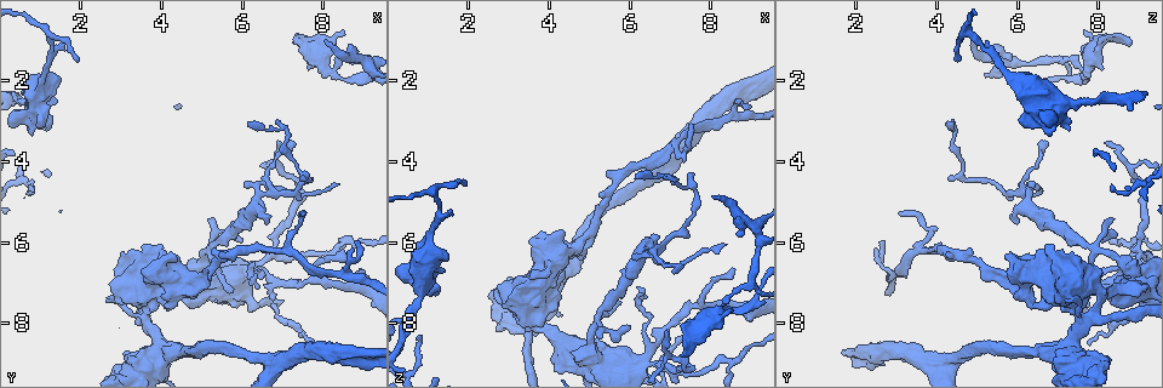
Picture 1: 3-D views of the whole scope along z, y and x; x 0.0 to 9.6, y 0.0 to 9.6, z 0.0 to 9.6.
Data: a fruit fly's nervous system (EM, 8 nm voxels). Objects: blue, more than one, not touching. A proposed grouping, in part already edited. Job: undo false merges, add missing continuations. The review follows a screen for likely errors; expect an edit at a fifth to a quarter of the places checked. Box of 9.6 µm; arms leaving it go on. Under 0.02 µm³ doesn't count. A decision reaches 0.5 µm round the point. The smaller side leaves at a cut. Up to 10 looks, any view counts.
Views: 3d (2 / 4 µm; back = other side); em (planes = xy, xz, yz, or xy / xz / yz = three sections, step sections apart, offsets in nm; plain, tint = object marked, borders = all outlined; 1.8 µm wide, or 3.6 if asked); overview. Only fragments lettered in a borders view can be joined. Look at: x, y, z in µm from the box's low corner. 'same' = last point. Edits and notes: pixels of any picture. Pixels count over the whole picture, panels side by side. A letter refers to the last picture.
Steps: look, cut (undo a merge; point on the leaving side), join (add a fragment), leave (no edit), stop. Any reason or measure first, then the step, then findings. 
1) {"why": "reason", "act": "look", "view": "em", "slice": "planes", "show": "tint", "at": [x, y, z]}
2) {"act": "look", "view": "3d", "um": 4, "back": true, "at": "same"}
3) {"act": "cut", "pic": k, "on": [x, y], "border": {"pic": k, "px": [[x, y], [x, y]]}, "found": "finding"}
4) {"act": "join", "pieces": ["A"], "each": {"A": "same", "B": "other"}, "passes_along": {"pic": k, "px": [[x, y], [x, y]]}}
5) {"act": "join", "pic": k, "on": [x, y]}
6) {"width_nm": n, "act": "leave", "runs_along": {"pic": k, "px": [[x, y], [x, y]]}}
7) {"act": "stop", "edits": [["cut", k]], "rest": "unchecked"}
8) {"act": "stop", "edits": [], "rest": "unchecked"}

{"why": "three arms meet", "act": "look", "view": "em", "slice": "xz", "step": 16, "show": "tint", "at": [6.75, 6.30, 9.10]}

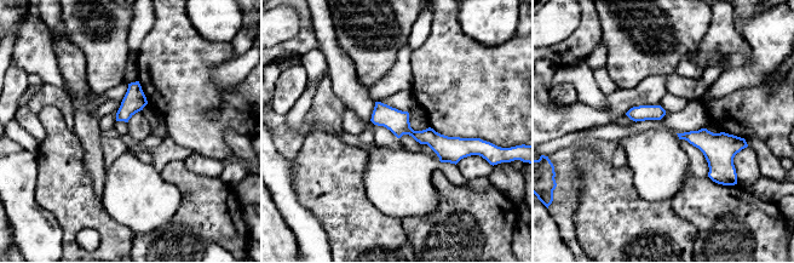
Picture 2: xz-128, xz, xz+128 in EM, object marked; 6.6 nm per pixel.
{"act": "look", "view": "em", "slice": "planes", "show": "tint", "at": "same"}

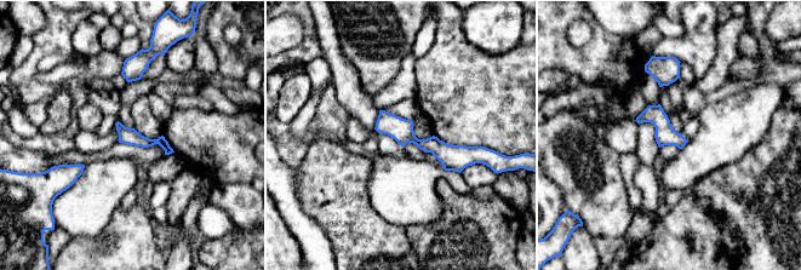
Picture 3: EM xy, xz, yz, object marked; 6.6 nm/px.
{"act": "look", "view": "em", "slice": "planes", "show": "borders", "at": "same"}

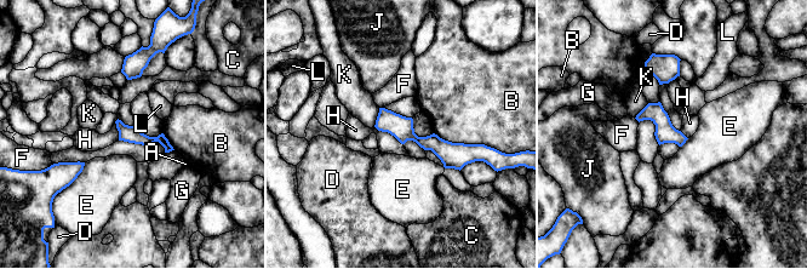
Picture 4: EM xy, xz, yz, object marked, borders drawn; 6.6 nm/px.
{"longest_contact_nm": ["B", 360], "act": "leave", "each": {"A": "other", "B": "other", "C": "other", "D": "other", "E": "other", "F": "other", "G": "other", "H": "other", "J": "other", "K": "other", "L": "other"}, "found": "continuous, no second neuron"}

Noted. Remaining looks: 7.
{"why": "a fork", "act": "look", "view": "em", "slice": "planes", "show": "borders", "at": [6.25, 5.20, 6.40]}

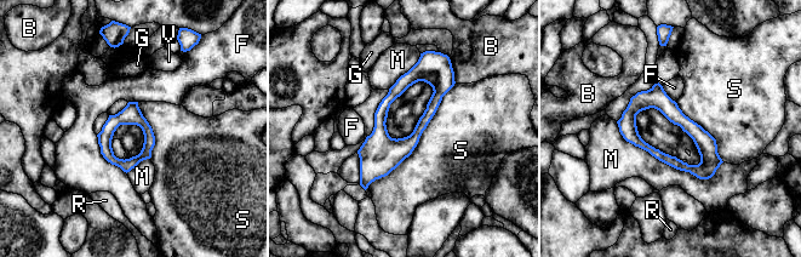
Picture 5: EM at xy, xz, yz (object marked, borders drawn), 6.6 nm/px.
{"act": "leave", "each": {"B": "other", "F": "other", "G": "other", "M": "other", "R": "other", "S": "other", "V": "other"}, "border": {"pic": 5, "px": [[455, 83], [415, 149], [365, 189]]}, "found": "all the same neuron"}

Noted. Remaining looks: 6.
{"why": "a narrow waist", "act": "look", "view": "3d", "um": 2, "at": [8.50, 1.95, 7.60]}

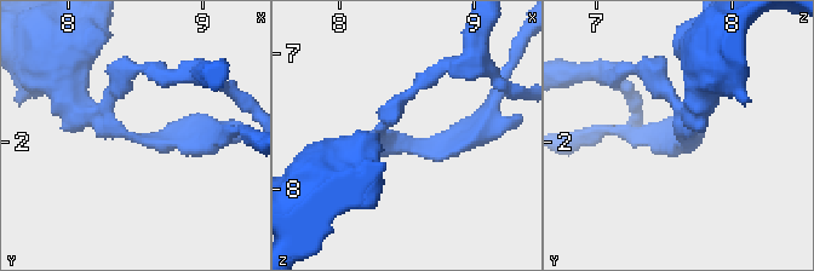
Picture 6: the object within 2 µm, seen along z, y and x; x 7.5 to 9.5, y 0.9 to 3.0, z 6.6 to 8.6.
{"arms": 3, "act": "look", "view": "em", "slice": "planes", "show": "borders", "at": [8.52, 1.96, 7.62]}

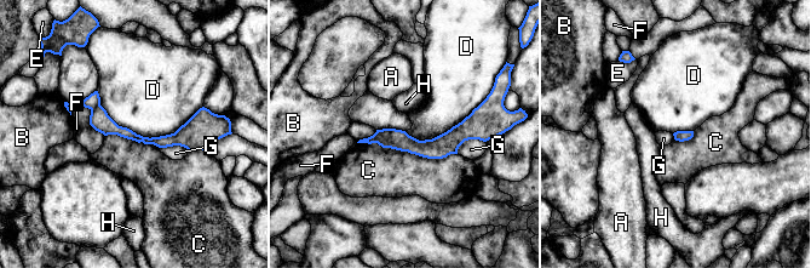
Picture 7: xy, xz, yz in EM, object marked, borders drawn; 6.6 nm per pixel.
{"longest_contact_nm": ["D", 700], "act": "cut", "pic": 7, "on": [93, 100], "each": {"A": "other", "B": "other", "C": "other", "D": "other", "E": "other", "F": "other", "G": "other", "H": "other"}, "found": "two neurons meet here"}

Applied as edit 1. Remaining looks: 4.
{"why": "free end", "act": "look", "view": "em", "slice": "planes", "show": "tint", "at": [7.05, 3.45, 6.65]}

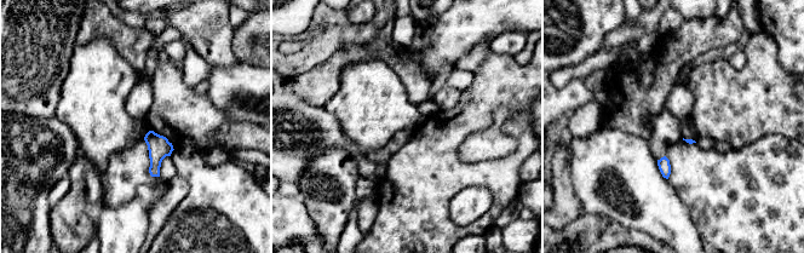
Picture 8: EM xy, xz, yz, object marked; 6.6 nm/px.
{"act": "look", "view": "em", "slice": "planes", "show": "borders", "at": "same"}

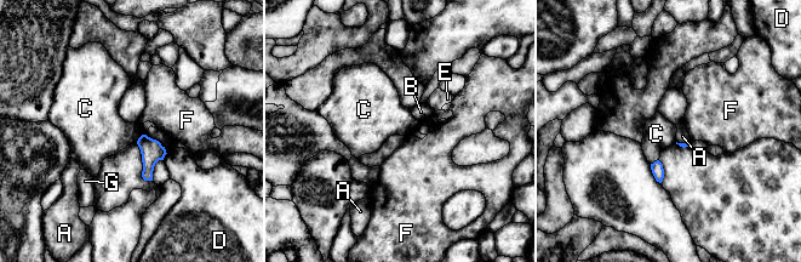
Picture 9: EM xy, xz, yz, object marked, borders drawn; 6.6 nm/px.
{"longest_contact_nm": ["C", 80], "act": "leave", "each": {"A": "other", "B": "other", "C": "other", "D": "other", "E": "other", "F": "other", "G": "other"}, "border": {"pic": 9, "px": [[142, 134], [136, 142]]}, "found": "none of them fits"}

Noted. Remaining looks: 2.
{"act": "stop", "edits": [["cut", 7]], "rest": "unchecked"}

